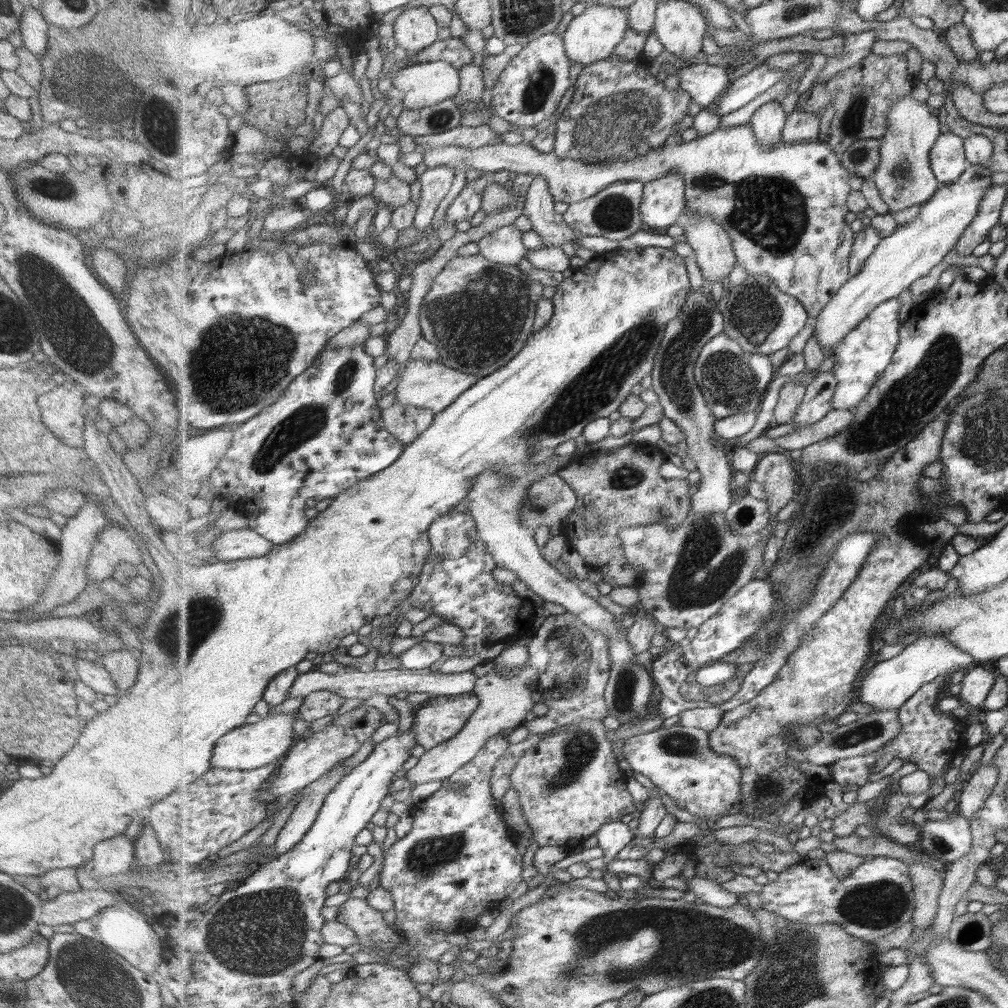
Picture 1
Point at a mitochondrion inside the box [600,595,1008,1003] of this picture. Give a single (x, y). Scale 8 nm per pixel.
(879, 905)

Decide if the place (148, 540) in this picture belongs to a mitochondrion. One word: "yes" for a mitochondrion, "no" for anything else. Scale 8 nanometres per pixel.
no

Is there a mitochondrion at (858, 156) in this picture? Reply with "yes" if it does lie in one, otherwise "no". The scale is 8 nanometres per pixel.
yes

